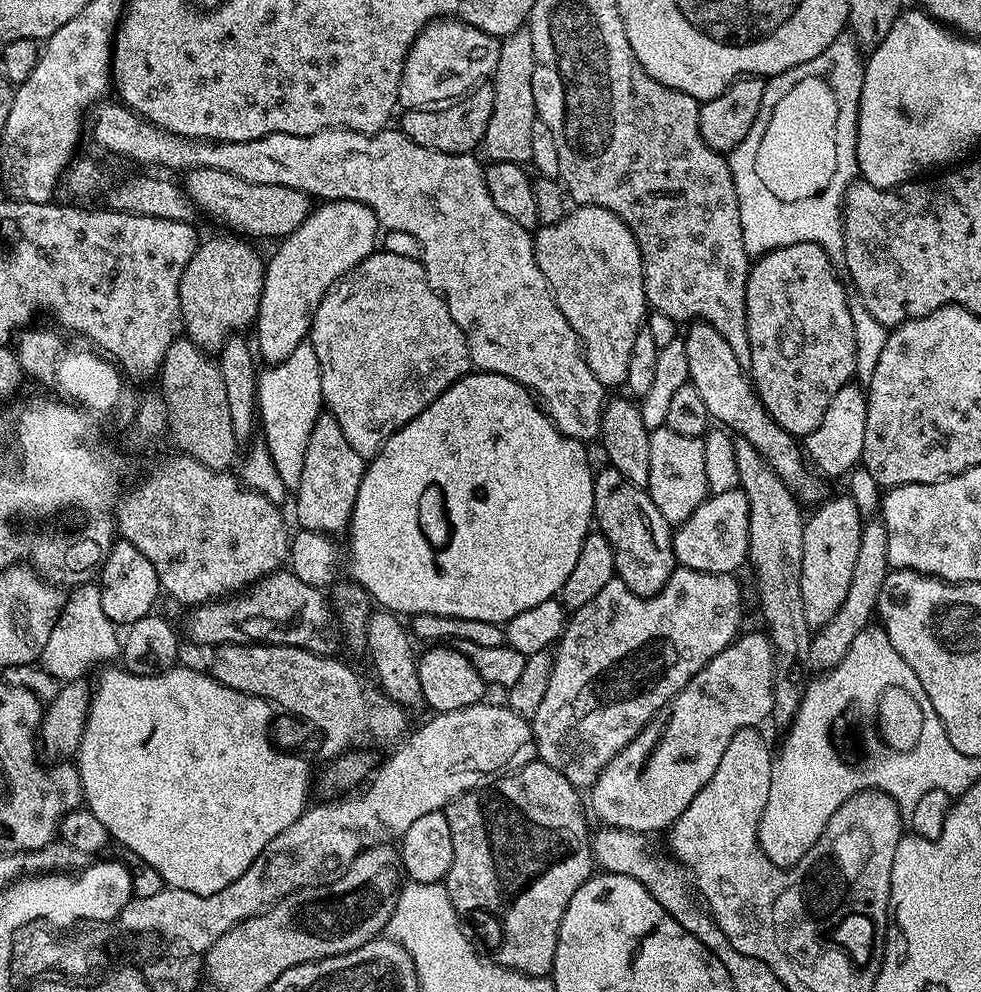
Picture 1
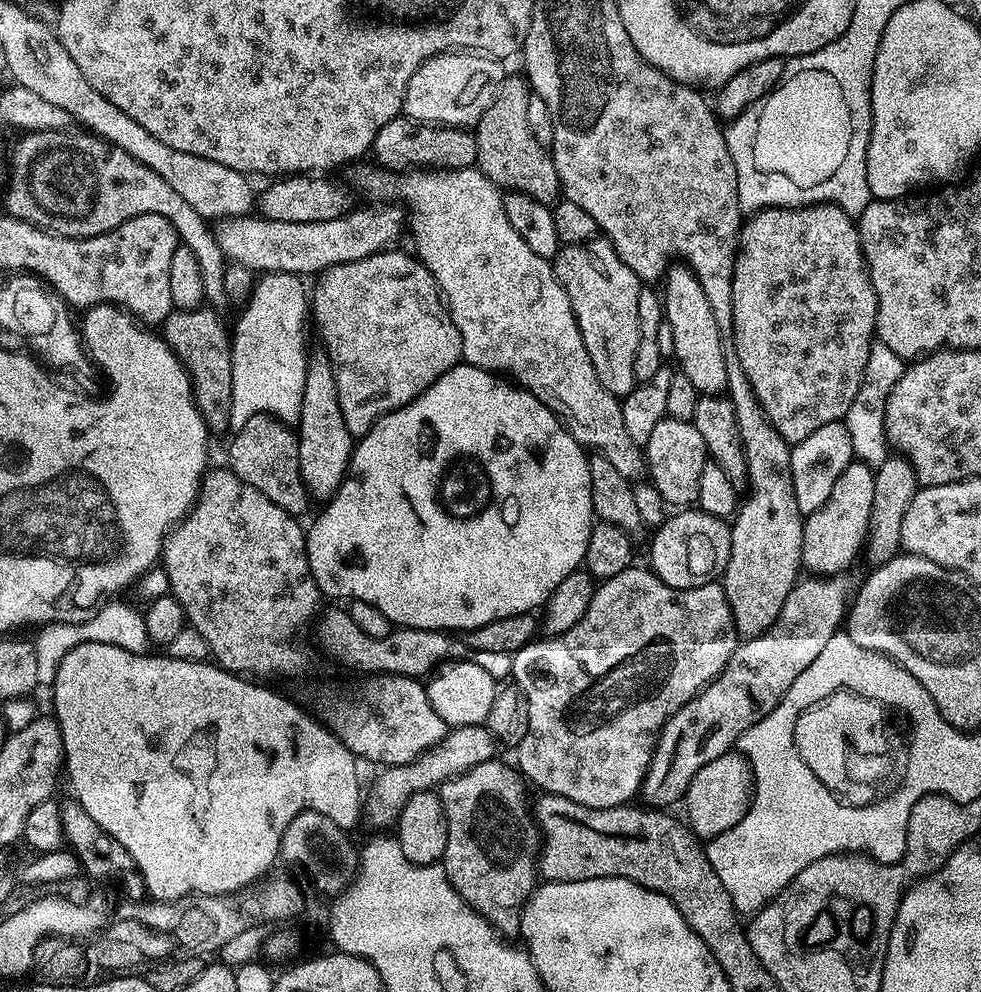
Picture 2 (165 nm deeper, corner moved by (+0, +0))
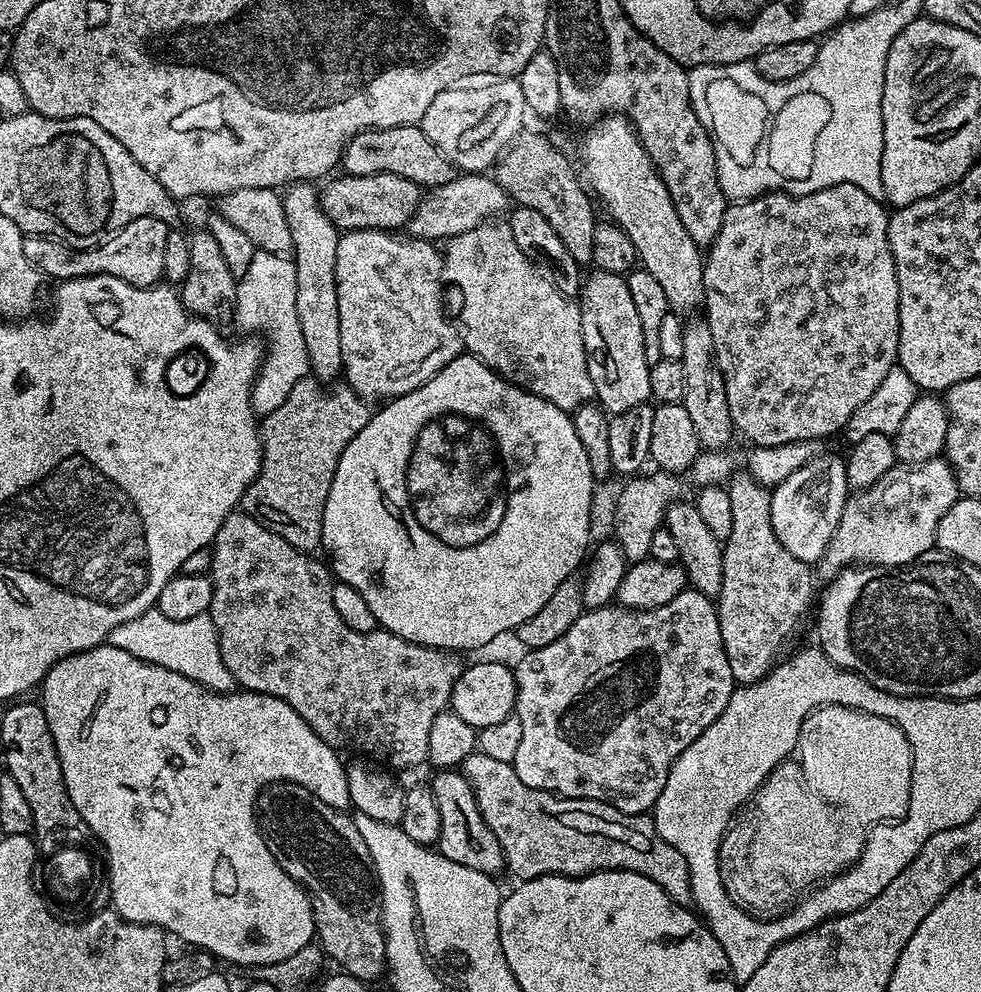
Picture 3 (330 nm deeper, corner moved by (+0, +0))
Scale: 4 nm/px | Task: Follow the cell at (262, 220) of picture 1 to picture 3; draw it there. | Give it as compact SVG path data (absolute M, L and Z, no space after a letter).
M375 172L365 176L340 174L337 180L329 179L325 188L319 189L320 205L334 222L337 230L355 232L357 228L378 228L381 230L400 230L410 222L414 210L418 210L422 189L420 185L402 178L398 174Z

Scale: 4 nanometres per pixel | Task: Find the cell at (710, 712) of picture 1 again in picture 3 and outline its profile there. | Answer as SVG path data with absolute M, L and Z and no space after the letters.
M943 458L892 468L869 488L849 495L838 530L834 530L834 538L830 538L818 562L819 579L821 576L824 582L830 582L849 566L899 568L933 551L942 514L961 496L952 468Z

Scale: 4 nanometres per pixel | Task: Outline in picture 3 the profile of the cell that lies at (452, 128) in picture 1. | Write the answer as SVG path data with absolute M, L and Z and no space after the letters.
M415 124L397 128L369 128L366 132L359 132L344 147L342 168L350 176L375 172L398 174L402 178L410 178L410 182L424 190L442 186L458 175L457 169L441 154L438 146L434 146L434 142L430 142L430 138L426 138L424 131Z

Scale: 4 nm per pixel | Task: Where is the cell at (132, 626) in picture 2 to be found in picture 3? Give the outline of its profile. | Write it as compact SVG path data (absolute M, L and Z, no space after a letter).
M153 606L147 608L138 618L130 618L130 622L114 626L107 643L113 644L118 650L134 654L134 658L139 660L166 666L166 670L174 670L211 692L233 691L232 675L230 670L226 670L226 662L222 662L218 634L214 630L211 616L207 614L198 618L186 618L186 622L174 622L174 618L166 618L166 614Z

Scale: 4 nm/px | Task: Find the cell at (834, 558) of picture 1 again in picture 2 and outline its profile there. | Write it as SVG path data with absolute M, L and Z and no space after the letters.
M853 459L852 463L838 474L834 490L822 507L805 519L802 534L803 567L809 573L831 576L845 573L856 558L856 554L865 547L868 528L872 524L874 506L875 471L863 460Z

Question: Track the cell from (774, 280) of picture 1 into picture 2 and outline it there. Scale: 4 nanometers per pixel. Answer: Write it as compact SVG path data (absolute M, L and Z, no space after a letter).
M806 204L799 208L762 208L749 216L752 217L749 220L747 217L740 225L740 239L736 245L732 274L731 336L734 338L734 350L738 350L738 362L742 362L742 374L746 374L766 418L789 446L795 446L810 438L814 430L822 430L822 426L835 420L843 421L850 410L850 402L854 402L854 394L858 394L858 386L862 386L864 381L866 358L870 358L874 343L878 302L868 273L868 263L864 260L857 221L847 216L843 208L837 204Z

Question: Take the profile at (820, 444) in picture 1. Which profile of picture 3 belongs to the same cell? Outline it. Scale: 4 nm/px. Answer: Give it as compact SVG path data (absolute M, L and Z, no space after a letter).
M817 454L807 460L790 478L771 489L770 522L778 542L809 566L815 565L822 558L834 530L838 530L844 503L849 498L850 489L846 478L845 457L823 456Z

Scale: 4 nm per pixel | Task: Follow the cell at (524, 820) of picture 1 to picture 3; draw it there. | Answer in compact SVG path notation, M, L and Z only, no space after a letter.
M440 770L430 780L434 794L434 802L438 802L438 814L442 818L442 830L438 841L438 851L450 862L462 862L462 866L470 866L470 870L482 870L496 874L504 868L504 855L498 846L498 838L486 826L484 815L478 810L478 802L472 793L472 787L460 770Z

